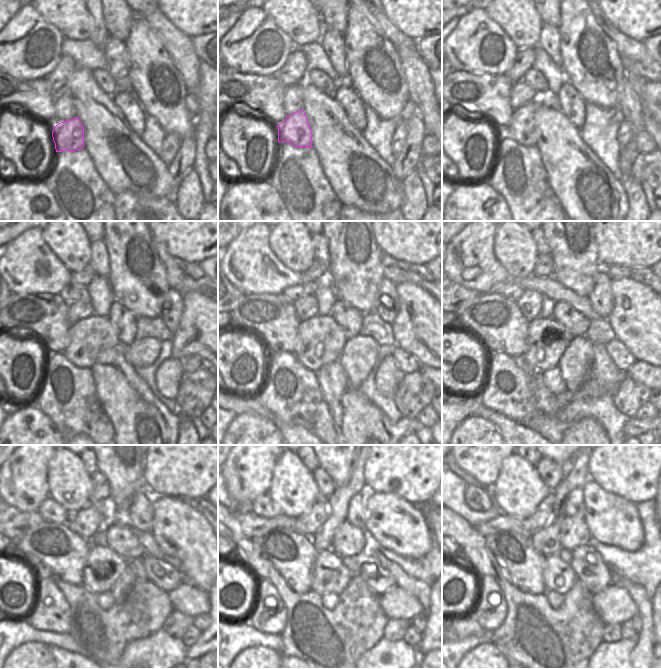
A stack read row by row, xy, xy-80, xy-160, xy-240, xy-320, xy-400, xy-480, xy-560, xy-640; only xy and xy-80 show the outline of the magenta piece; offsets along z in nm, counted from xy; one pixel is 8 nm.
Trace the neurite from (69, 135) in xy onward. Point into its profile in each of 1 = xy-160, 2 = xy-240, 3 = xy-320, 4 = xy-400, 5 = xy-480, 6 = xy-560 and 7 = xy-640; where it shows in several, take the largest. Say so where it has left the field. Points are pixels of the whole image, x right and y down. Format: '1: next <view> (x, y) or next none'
1: next xy-160 (522, 128)
2: next xy-240 (89, 337)
3: next xy-320 (320, 340)
4: next xy-400 (547, 339)
5: next xy-480 (103, 567)
6: next xy-560 (329, 575)
7: next xy-640 (559, 577)

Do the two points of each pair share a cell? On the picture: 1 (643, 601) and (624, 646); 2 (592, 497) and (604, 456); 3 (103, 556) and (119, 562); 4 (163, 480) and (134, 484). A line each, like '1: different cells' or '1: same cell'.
1: different cells
2: different cells
3: same cell
4: different cells

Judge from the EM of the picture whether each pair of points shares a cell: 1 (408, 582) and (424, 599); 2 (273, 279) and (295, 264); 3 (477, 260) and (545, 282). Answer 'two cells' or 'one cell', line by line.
1: one cell
2: two cells
3: one cell

